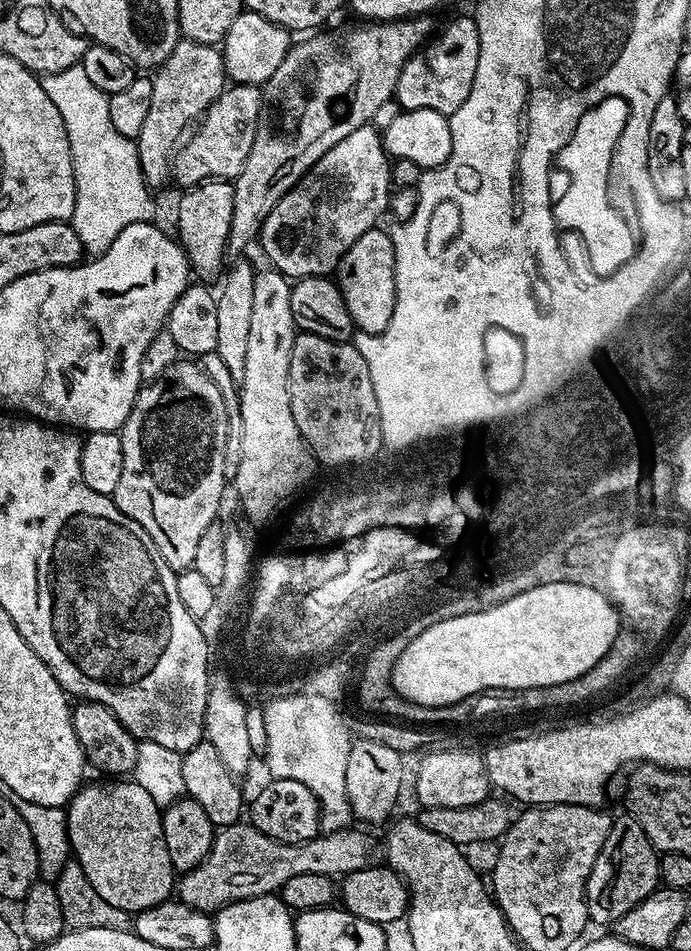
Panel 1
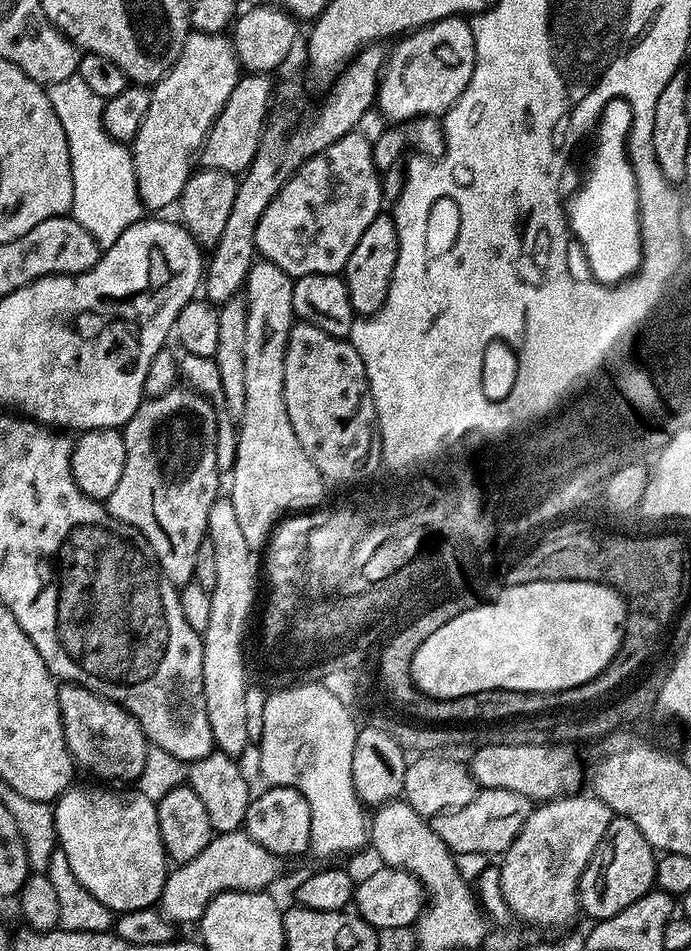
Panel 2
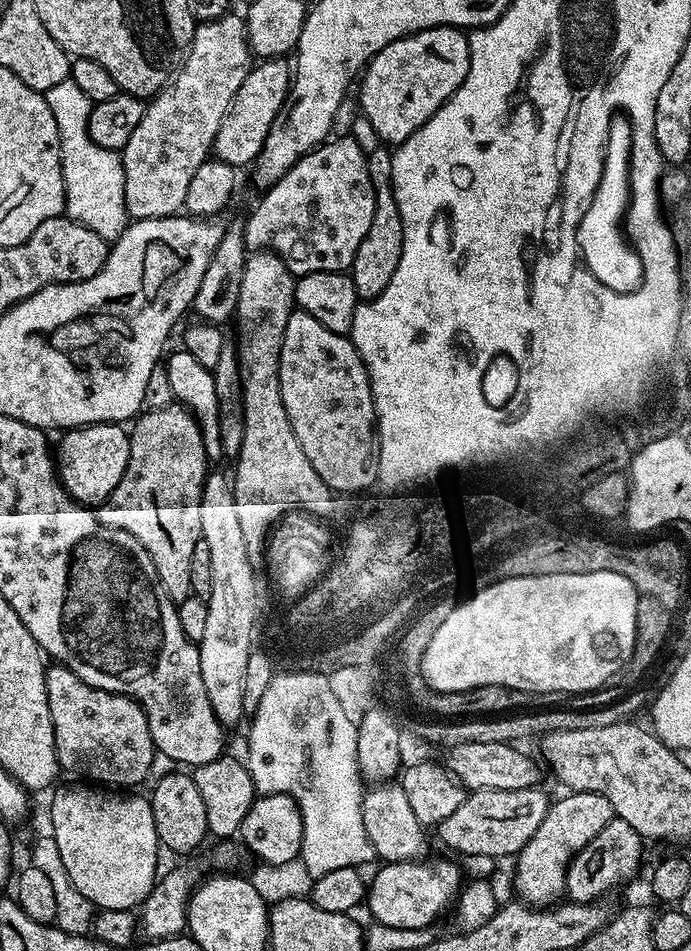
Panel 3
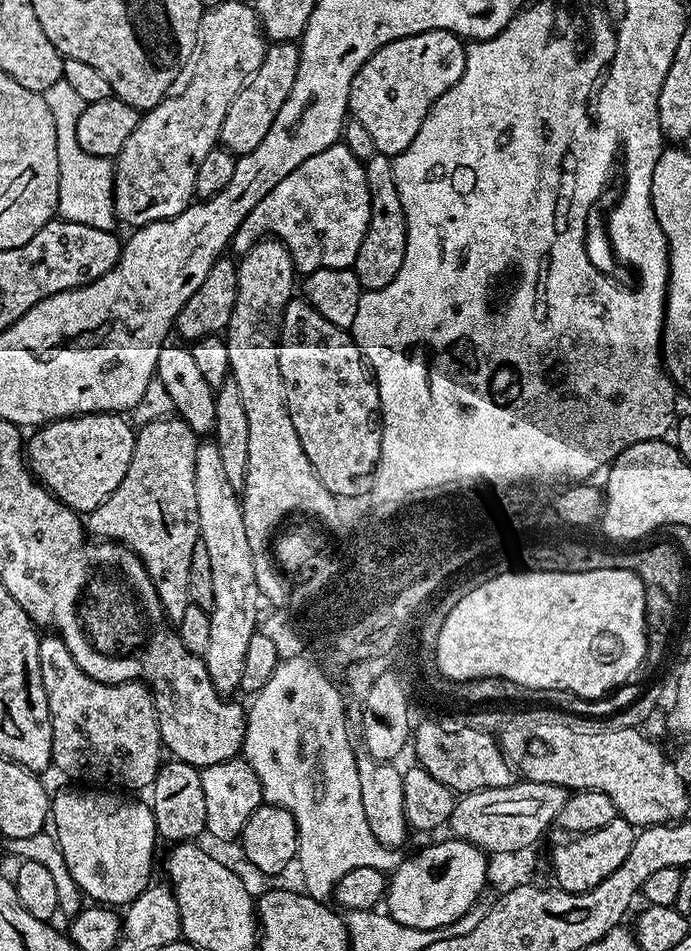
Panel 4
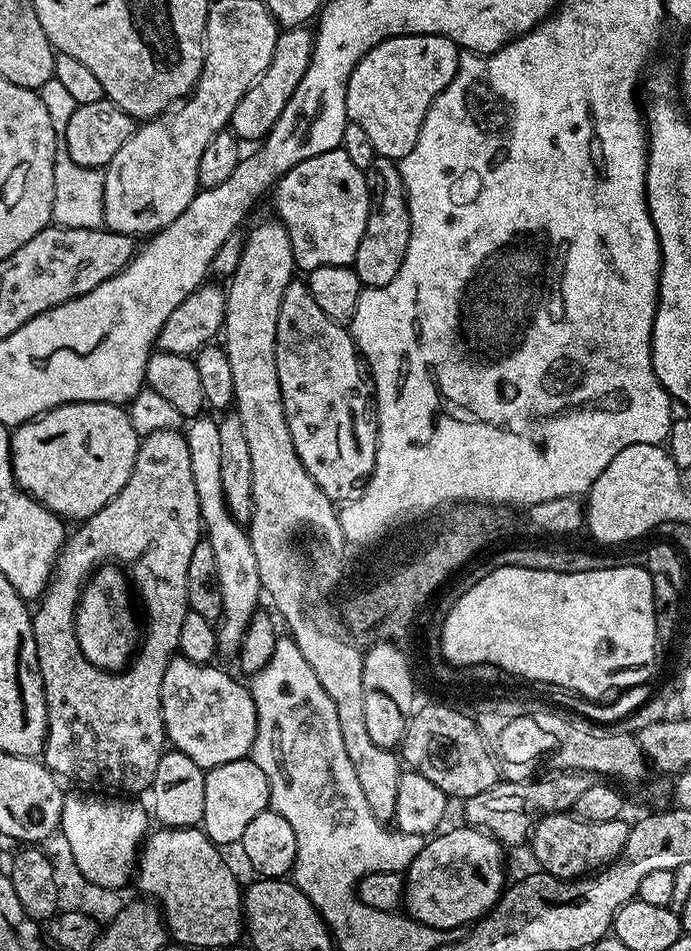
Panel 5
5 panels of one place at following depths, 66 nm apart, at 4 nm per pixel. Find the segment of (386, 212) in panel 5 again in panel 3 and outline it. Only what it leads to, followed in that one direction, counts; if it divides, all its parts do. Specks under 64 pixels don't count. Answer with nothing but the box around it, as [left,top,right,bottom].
[350,146,402,302]

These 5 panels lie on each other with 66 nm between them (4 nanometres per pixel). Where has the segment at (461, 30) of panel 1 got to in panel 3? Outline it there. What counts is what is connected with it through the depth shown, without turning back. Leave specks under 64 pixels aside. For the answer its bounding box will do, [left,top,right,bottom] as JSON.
[358,28,470,146]

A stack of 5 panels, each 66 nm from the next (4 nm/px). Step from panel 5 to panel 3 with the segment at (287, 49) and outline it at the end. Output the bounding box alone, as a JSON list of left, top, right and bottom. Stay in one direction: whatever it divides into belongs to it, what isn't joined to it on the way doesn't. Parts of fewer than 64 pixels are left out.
[212,58,293,170]

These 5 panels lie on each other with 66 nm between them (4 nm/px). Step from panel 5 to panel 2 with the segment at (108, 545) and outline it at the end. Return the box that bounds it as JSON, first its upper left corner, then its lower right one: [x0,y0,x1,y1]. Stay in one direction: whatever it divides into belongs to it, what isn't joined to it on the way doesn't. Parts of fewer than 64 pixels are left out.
[58,386,221,782]

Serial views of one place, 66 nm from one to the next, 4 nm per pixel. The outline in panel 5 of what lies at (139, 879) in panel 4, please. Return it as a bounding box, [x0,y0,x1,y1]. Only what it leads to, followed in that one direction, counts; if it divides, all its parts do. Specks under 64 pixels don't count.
[58,790,150,889]

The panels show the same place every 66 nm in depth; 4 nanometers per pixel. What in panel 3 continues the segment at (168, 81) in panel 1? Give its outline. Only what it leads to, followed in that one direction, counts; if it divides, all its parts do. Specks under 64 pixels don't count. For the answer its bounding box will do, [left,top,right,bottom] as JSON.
[122,14,254,220]

